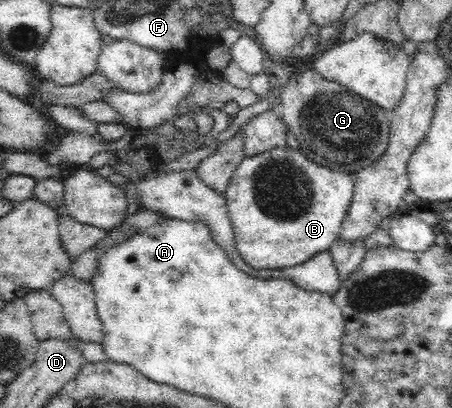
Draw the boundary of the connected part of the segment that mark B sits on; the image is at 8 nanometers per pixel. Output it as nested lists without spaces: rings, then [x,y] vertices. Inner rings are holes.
[[[277,147],[253,157],[245,156],[232,173],[223,194],[239,255],[244,262],[247,261],[247,265],[269,275],[278,273],[282,268],[301,265],[313,255],[328,251],[333,241],[338,239],[353,193],[353,175],[319,167],[307,161],[305,154],[299,150]]]

